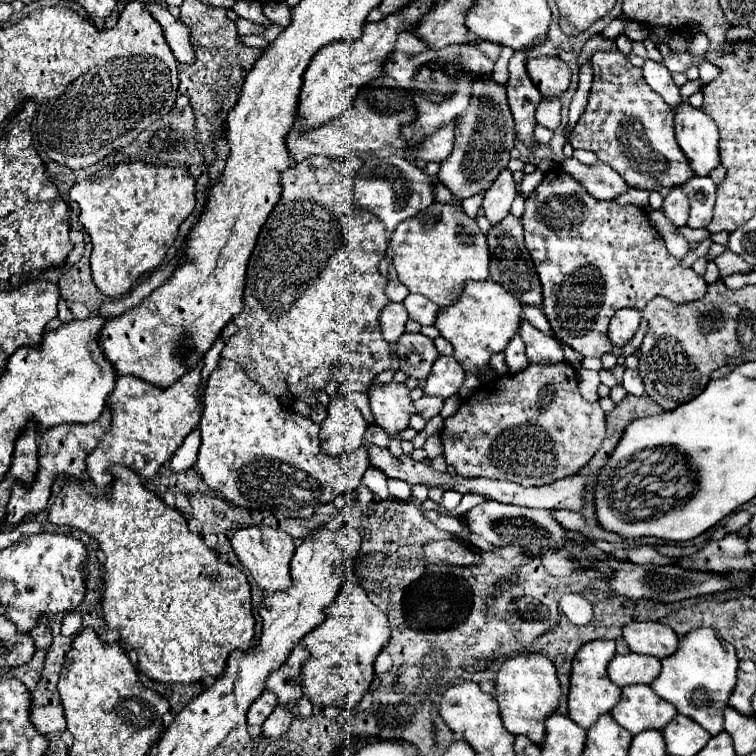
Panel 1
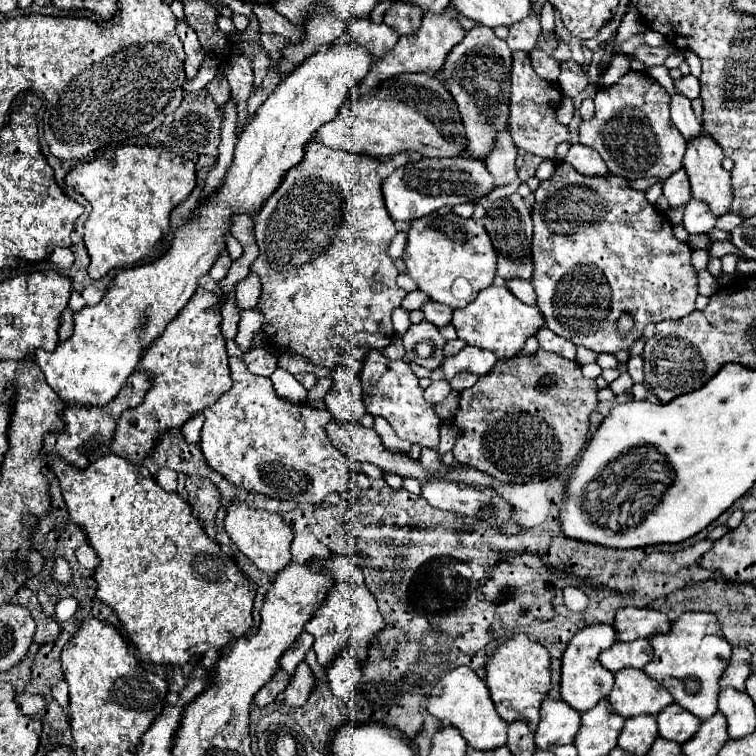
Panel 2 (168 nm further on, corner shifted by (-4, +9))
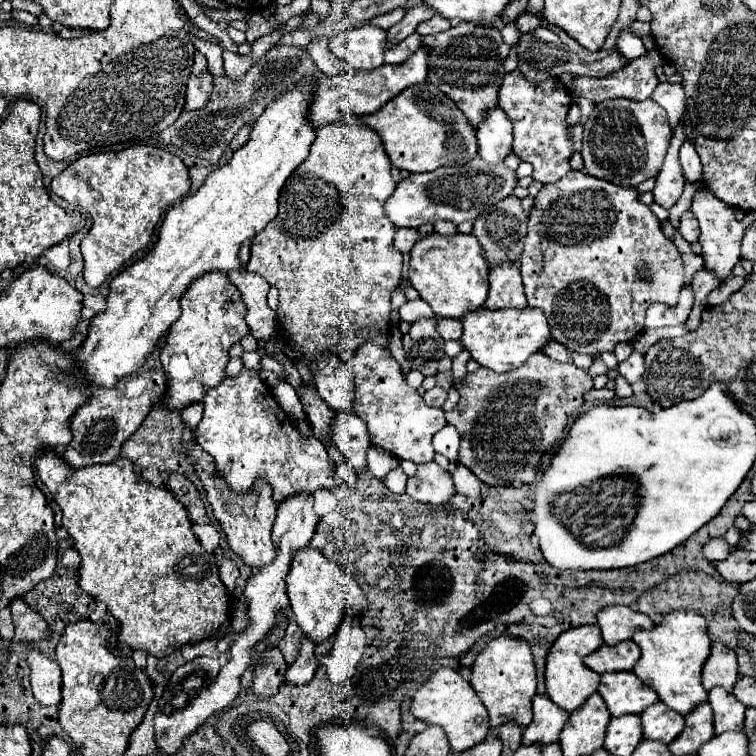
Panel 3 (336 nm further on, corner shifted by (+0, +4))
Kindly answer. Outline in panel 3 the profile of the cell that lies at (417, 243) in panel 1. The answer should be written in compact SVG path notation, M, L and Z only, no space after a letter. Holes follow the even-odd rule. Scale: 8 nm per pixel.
M432 232L414 244L410 256L408 280L436 316L460 320L466 312L484 304L488 294L488 262L472 234L438 236Z

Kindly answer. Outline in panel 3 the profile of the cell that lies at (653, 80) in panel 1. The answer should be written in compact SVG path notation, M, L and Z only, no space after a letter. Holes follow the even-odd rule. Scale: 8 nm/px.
M684 142L680 146L680 164L682 164L682 172L684 172L684 180L692 182L692 184L702 184L702 164L700 158L696 154L696 148L692 142Z

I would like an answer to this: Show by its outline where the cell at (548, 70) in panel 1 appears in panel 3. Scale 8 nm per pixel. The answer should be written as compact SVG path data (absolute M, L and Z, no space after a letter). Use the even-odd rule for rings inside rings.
M650 50L648 56L626 64L624 68L612 72L606 78L574 78L572 88L574 96L584 96L594 104L600 104L608 98L628 98L628 100L646 100L658 86L654 74L656 66L664 64L664 56L658 50Z

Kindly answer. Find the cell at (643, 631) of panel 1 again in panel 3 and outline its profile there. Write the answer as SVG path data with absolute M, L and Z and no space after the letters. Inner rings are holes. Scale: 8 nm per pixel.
M606 606L596 614L596 624L602 630L602 640L608 646L616 646L628 640L634 630L650 630L654 624L646 614L632 612L628 606Z

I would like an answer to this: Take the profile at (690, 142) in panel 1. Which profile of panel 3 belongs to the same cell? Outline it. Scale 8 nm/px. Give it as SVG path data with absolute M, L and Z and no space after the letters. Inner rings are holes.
M710 190L696 192L692 200L694 216L700 222L700 246L702 246L702 258L704 258L704 270L710 270L716 274L716 278L726 280L732 274L732 268L740 260L740 240L744 236L744 230L750 226L750 220L738 222L734 218L734 208L724 204L722 200L716 200L716 196Z

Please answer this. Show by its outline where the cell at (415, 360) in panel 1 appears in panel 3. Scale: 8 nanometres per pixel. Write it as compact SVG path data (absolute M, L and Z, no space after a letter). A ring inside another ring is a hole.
M420 318L412 322L402 344L412 370L420 370L424 376L436 374L438 360L444 356L444 340L436 332L436 318Z

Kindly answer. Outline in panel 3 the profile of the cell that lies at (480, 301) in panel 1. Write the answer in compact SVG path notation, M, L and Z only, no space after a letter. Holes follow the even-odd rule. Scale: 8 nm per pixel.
M478 308L474 312L468 312L468 316L462 318L464 332L462 332L462 346L470 350L472 360L476 360L480 366L490 368L494 372L508 372L518 368L528 360L530 354L538 352L552 340L550 326L540 312L540 308L522 308L522 310L484 310Z

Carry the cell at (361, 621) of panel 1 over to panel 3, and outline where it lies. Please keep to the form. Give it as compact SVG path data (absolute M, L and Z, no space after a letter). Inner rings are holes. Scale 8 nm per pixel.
M304 548L296 552L296 556L292 556L292 564L286 576L286 592L290 598L290 610L294 620L312 640L316 640L316 644L324 642L340 628L348 608L352 610L352 614L362 614L366 610L366 598L358 584L350 580L320 550L314 548Z

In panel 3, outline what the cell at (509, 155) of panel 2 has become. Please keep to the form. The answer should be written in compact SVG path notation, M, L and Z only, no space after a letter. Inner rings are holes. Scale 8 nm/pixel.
M500 106L492 108L492 112L476 126L476 136L478 156L488 164L504 162L512 152L512 122Z

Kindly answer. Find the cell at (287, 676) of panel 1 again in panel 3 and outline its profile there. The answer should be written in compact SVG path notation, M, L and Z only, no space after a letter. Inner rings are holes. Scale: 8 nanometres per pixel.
M290 620L288 626L286 626L284 636L282 636L280 642L278 642L278 648L280 648L280 652L284 654L286 664L292 664L294 658L298 656L298 650L300 650L300 638L302 638L302 636L304 636L304 632L300 630L300 626L298 626L294 620Z

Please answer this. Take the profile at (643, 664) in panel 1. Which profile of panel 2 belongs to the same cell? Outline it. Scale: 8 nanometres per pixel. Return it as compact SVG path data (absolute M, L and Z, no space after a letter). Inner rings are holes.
M636 639L632 643L622 643L616 641L610 649L606 649L604 653L600 653L600 663L616 673L622 667L634 667L634 669L642 669L646 663L652 661L652 645L648 639Z

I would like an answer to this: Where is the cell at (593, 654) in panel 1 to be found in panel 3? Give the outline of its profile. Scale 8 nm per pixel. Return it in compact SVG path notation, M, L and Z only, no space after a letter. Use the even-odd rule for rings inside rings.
M578 626L578 628L570 628L566 632L562 632L556 642L552 644L548 658L546 658L546 694L566 712L574 712L578 706L584 704L584 700L588 700L590 694L596 692L598 684L600 684L600 674L592 672L590 668L584 666L584 656L592 654L594 650L598 650L602 646L602 634L598 626Z

